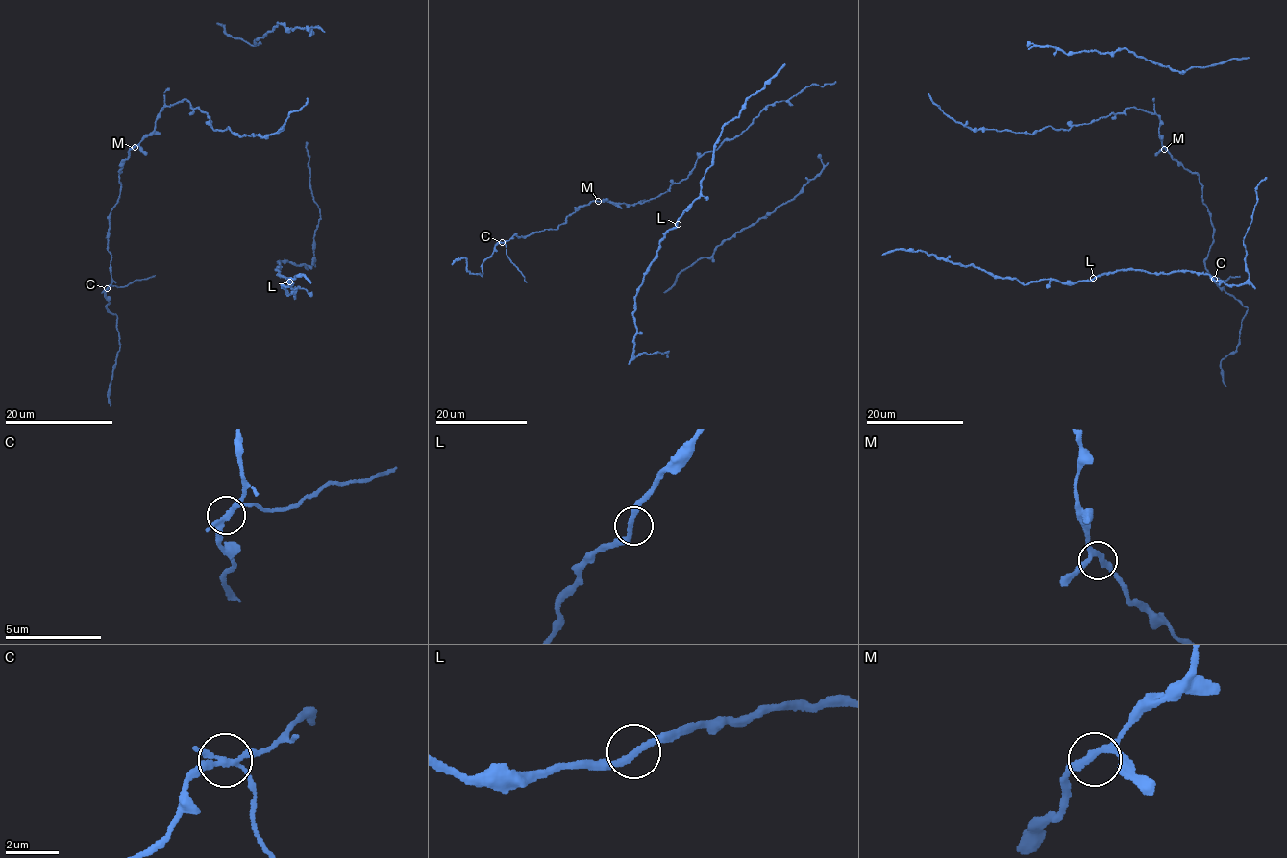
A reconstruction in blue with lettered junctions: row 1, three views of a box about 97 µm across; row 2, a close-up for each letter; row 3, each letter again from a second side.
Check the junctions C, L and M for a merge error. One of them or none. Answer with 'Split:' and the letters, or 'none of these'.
Split: C

